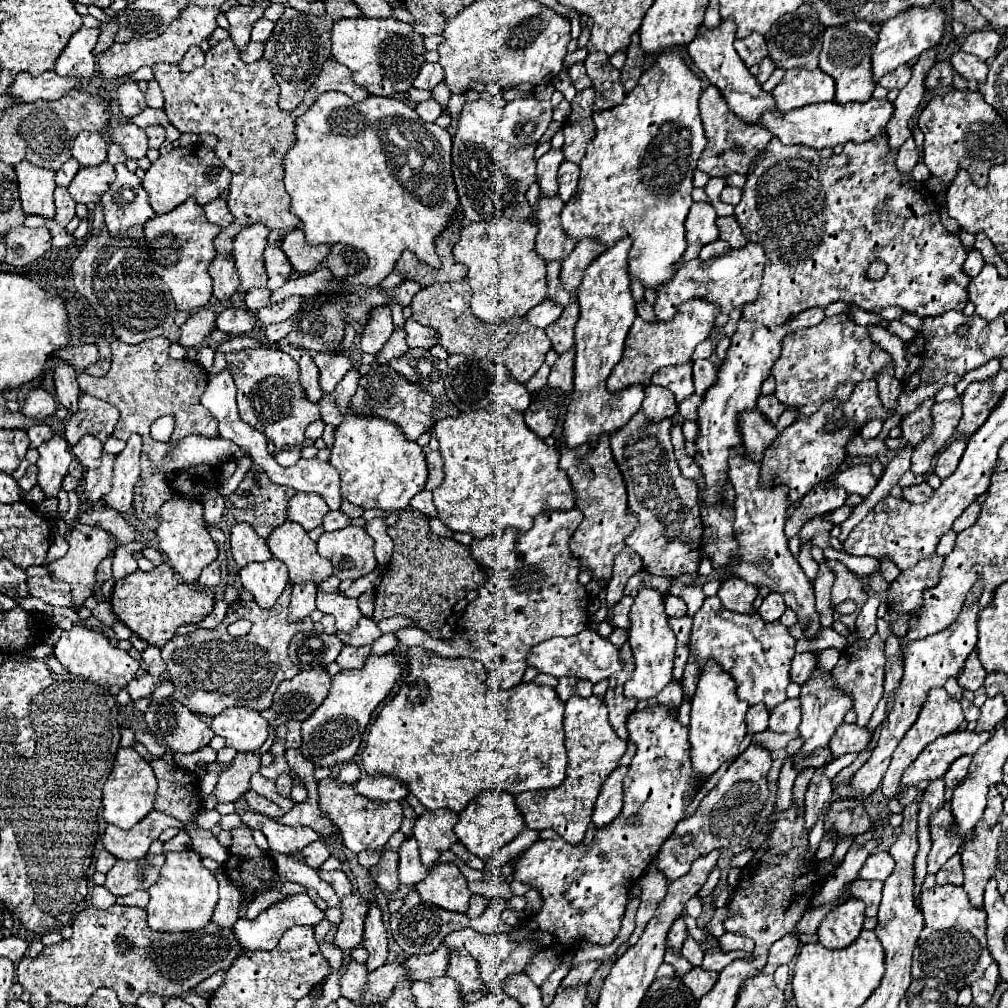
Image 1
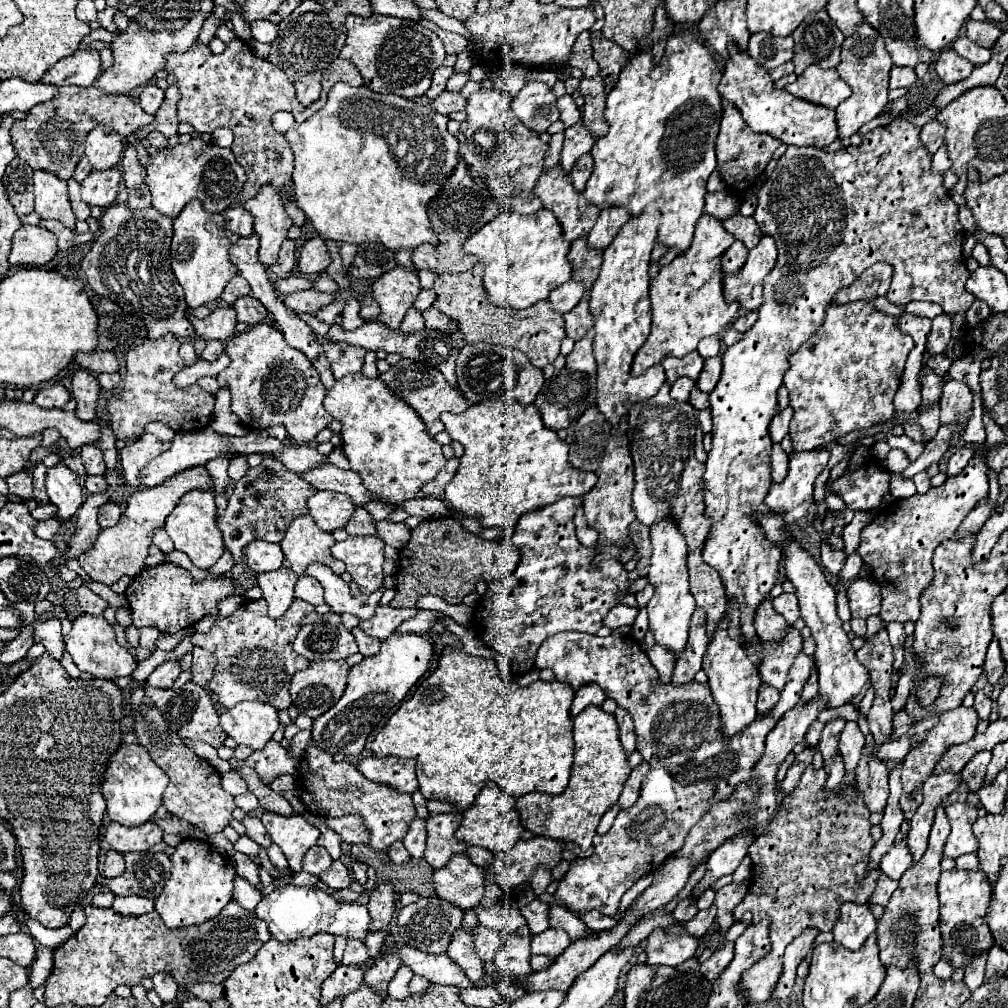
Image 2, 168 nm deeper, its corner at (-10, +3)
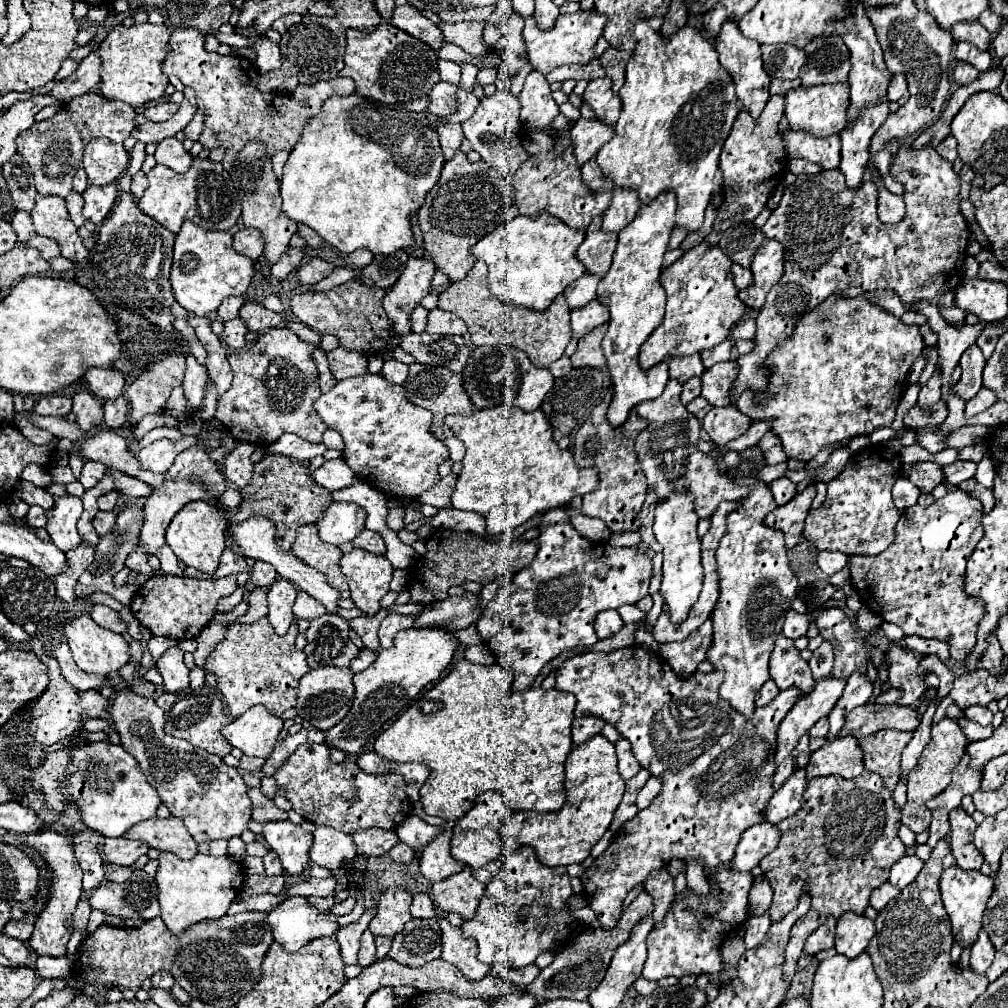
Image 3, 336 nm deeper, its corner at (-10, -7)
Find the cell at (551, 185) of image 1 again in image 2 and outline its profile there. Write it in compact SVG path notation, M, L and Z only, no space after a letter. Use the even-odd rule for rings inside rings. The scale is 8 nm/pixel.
M582 122L566 128L566 138L564 138L564 146L560 152L560 168L564 170L564 174L570 174L574 162L590 152L590 148L594 146L594 138L592 134L588 134L588 130L582 126Z

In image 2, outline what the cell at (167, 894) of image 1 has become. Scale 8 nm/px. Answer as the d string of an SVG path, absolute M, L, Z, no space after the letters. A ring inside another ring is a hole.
M184 840L180 846L176 846L176 852L170 858L172 874L156 898L156 912L164 924L168 928L186 928L216 918L230 902L232 880L236 874L232 862L202 840Z

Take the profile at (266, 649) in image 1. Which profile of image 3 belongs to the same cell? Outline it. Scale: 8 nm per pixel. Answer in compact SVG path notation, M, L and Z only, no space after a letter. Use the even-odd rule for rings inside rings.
M260 618L254 624L232 624L228 628L224 642L206 658L204 668L216 676L218 690L226 698L232 716L242 716L252 704L264 704L276 716L296 706L298 682L310 672L306 654L294 646L296 634L298 626L292 624L286 636L278 636L268 618Z

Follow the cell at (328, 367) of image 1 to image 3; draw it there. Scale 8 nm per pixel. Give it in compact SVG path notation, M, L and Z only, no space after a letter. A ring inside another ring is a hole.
M336 348L328 352L330 370L336 374L336 380L354 378L368 372L368 356L358 352L348 352L344 348Z

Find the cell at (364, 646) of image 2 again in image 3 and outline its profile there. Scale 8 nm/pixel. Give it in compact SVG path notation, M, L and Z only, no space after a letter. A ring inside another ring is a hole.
M382 608L376 616L360 616L360 618L352 618L350 626L356 634L360 634L364 648L378 652L380 650L380 642L378 642L378 628L384 616L388 616L390 608Z

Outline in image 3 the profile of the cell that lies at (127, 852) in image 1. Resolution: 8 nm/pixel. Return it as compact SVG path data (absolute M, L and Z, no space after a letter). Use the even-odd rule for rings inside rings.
M126 838L104 840L104 856L110 864L132 866L146 852L148 852L148 844L140 840L126 840Z

